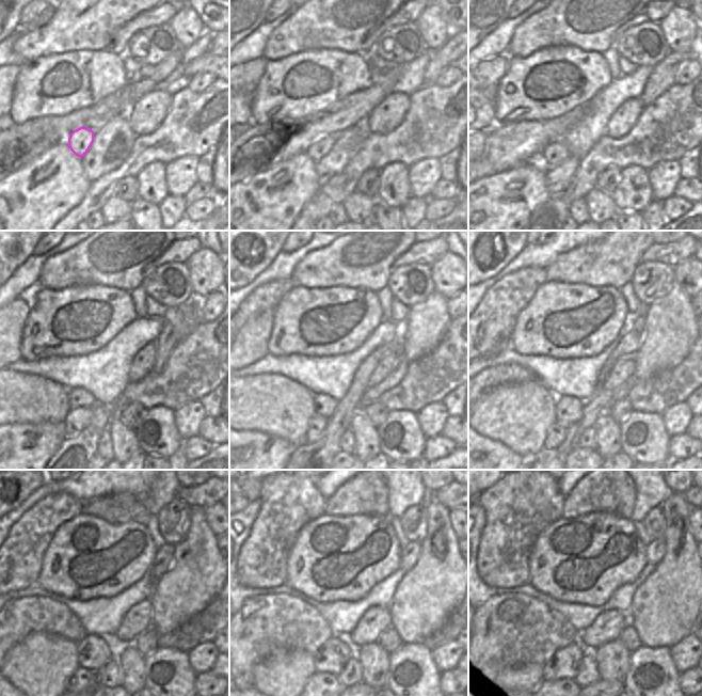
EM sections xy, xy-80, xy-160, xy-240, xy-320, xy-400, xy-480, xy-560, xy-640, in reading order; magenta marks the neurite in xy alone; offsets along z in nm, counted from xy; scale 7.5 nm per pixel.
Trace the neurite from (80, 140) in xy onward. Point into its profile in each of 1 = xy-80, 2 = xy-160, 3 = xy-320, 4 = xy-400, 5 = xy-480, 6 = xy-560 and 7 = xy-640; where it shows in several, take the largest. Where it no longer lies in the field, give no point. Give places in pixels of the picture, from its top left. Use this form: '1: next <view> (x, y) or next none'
1: next xy-80 (319, 148)
2: next xy-160 (555, 153)
3: next xy-320 (324, 405)
4: next xy-400 (569, 410)
5: next xy-480 (93, 652)
6: next xy-560 (332, 657)
7: next xy-640 (565, 664)

